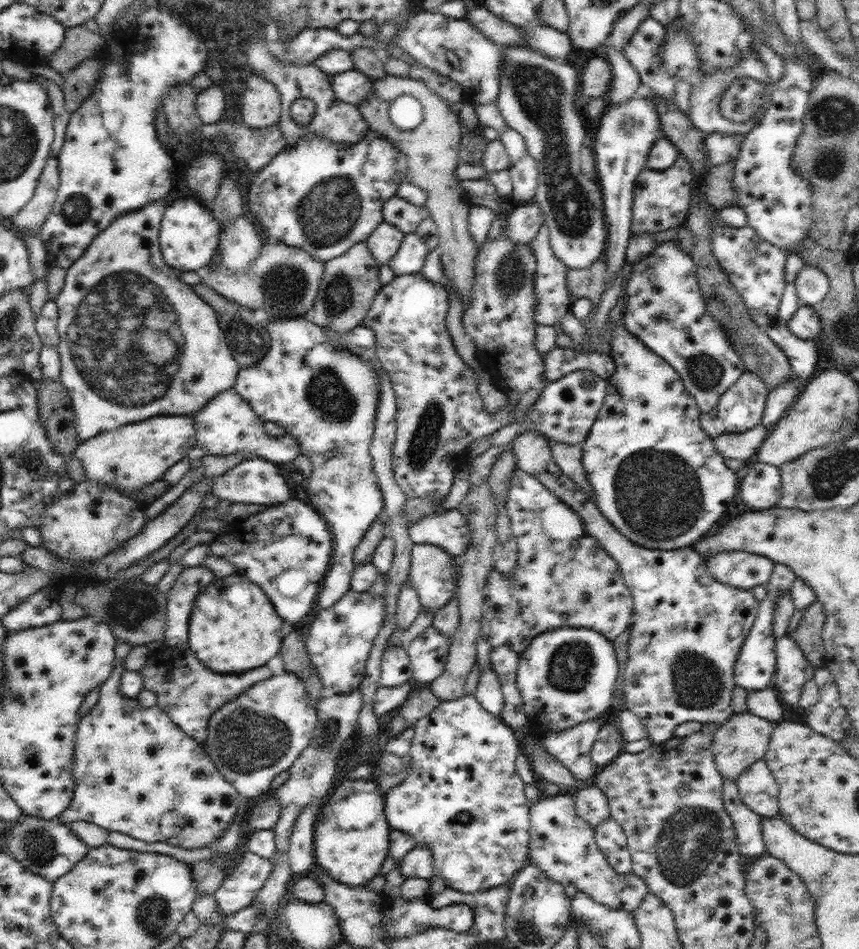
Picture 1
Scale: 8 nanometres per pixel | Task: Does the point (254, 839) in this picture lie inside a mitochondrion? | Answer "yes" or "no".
no

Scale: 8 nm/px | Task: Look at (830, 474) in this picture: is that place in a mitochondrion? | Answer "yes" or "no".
yes

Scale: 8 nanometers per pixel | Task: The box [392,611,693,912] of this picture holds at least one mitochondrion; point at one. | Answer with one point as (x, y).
(572, 665)

